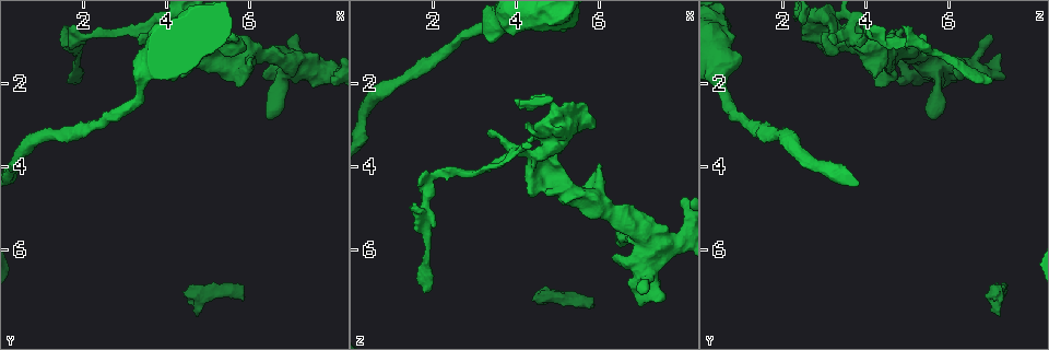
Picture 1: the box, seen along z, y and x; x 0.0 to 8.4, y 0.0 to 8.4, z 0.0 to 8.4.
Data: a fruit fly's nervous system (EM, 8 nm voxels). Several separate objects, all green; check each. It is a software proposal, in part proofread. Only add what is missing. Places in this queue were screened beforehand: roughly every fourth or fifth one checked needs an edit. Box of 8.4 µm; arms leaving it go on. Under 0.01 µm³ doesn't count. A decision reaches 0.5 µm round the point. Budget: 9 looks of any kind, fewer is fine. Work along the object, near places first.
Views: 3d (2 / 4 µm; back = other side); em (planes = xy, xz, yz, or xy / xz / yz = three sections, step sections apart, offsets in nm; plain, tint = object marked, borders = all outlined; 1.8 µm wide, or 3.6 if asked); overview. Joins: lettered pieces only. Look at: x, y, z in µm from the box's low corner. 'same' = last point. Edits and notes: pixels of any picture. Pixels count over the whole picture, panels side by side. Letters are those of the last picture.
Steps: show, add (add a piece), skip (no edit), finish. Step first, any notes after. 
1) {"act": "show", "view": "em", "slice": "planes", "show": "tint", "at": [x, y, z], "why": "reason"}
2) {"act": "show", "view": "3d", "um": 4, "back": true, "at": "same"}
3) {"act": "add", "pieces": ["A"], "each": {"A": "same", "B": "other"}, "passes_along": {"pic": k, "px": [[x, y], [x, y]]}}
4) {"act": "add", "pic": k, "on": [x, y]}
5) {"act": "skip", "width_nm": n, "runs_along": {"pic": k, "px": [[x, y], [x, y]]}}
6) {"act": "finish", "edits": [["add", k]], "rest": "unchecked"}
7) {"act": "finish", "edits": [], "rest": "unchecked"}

{"act": "show", "view": "em", "slice": "xy", "step": 8, "show": "tint", "at": [1.75, 1.90, 7.00]}

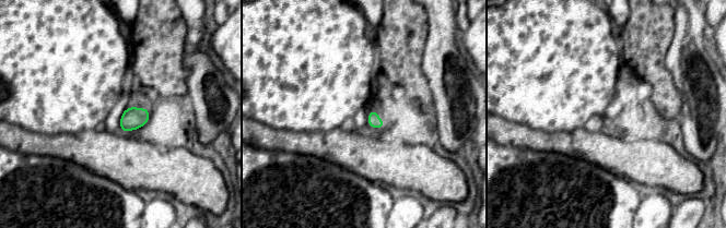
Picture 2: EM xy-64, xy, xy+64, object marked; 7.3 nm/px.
{"act": "show", "view": "em", "slice": "planes", "show": "borders", "at": "same"}

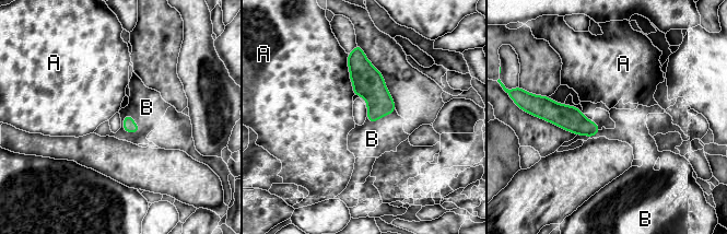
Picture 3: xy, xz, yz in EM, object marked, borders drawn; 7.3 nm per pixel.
{"act": "skip", "longest_contact_nm": ["A", 300], "each": {"A": "other", "B": "other"}, "found": "no lettered piece goes on from it"}

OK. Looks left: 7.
{"act": "show", "view": "3d", "um": 4, "at": [5.85, 7.15, 7.30], "why": "branch stops here"}

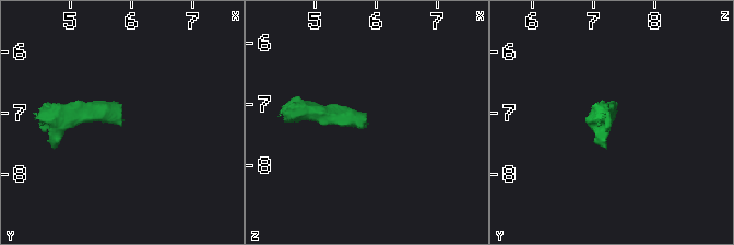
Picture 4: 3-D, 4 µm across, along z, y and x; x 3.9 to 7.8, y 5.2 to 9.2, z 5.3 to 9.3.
{"act": "show", "view": "em", "slice": "planes", "show": "tint", "at": [5.85, 7.15, 7.30], "why": "now the EM"}

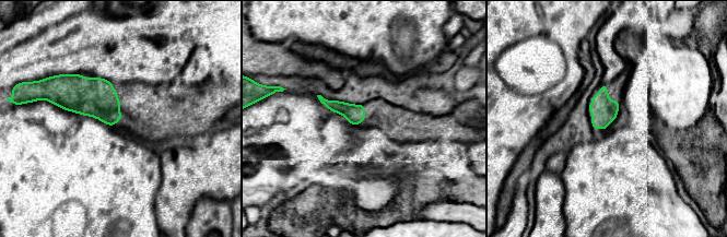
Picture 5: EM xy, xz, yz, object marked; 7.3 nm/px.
{"act": "show", "view": "em", "slice": "planes", "show": "borders", "at": "same", "why": "what lies round it"}

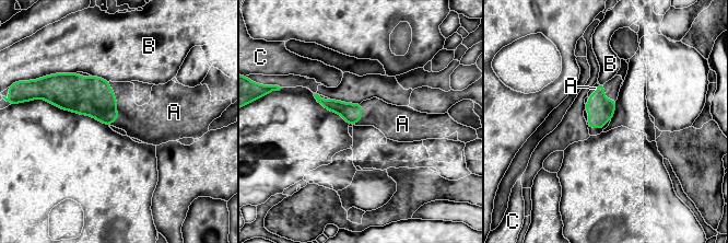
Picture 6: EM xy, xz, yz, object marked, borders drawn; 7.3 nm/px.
{"act": "add", "pieces": ["A"], "longest_contact_nm": ["A", 320], "each": {"A": "same", "B": "other", "C": "other"}, "found": "the neuron continues"}

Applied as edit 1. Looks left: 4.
{"act": "show", "view": "em", "slice": "yz", "step": 8, "show": "borders", "at": [5.00, 1.75, 4.60], "why": "stops while still wide"}

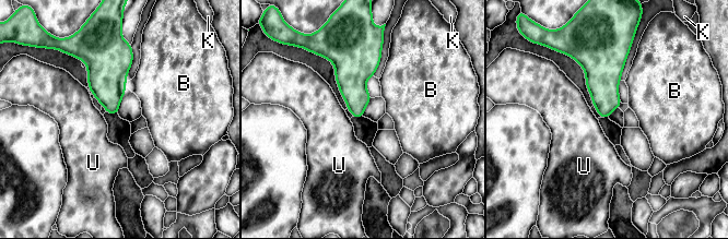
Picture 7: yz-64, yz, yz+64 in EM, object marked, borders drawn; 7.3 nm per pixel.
{"act": "show", "view": "em", "slice": "planes", "show": "borders", "at": "same", "why": "another direction"}

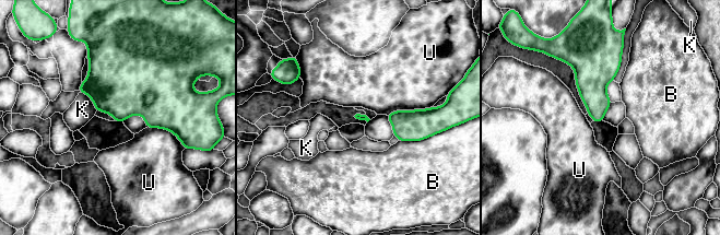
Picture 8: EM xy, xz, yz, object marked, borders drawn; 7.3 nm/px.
{"act": "skip", "each": {"B": "other", "K": "other", "U": "other"}, "border": {"pic": 8, "px": [[433, 106], [397, 109], [386, 115]]}, "found": "no lettered piece goes on from it"}

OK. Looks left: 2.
{"act": "show", "view": "em", "slice": "planes", "show": "borders", "at": [4.30, 0.85, 2.95], "why": "an open end"}

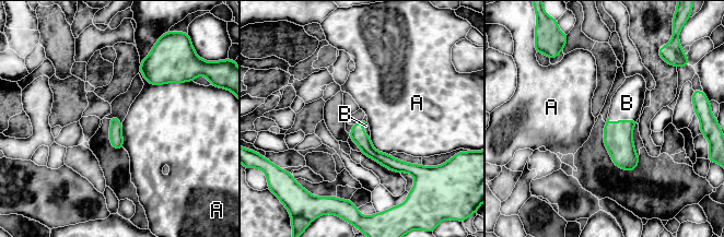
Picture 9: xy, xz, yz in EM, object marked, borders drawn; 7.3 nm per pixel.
{"act": "add", "pieces": ["B"], "longest_contact_nm": ["A", 340], "each": {"A": "other", "B": "same"}, "found": "the neuron continues"}

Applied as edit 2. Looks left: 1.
{"act": "finish", "edits": [["add", 6], ["add", 9]], "rest": "unchecked"}

